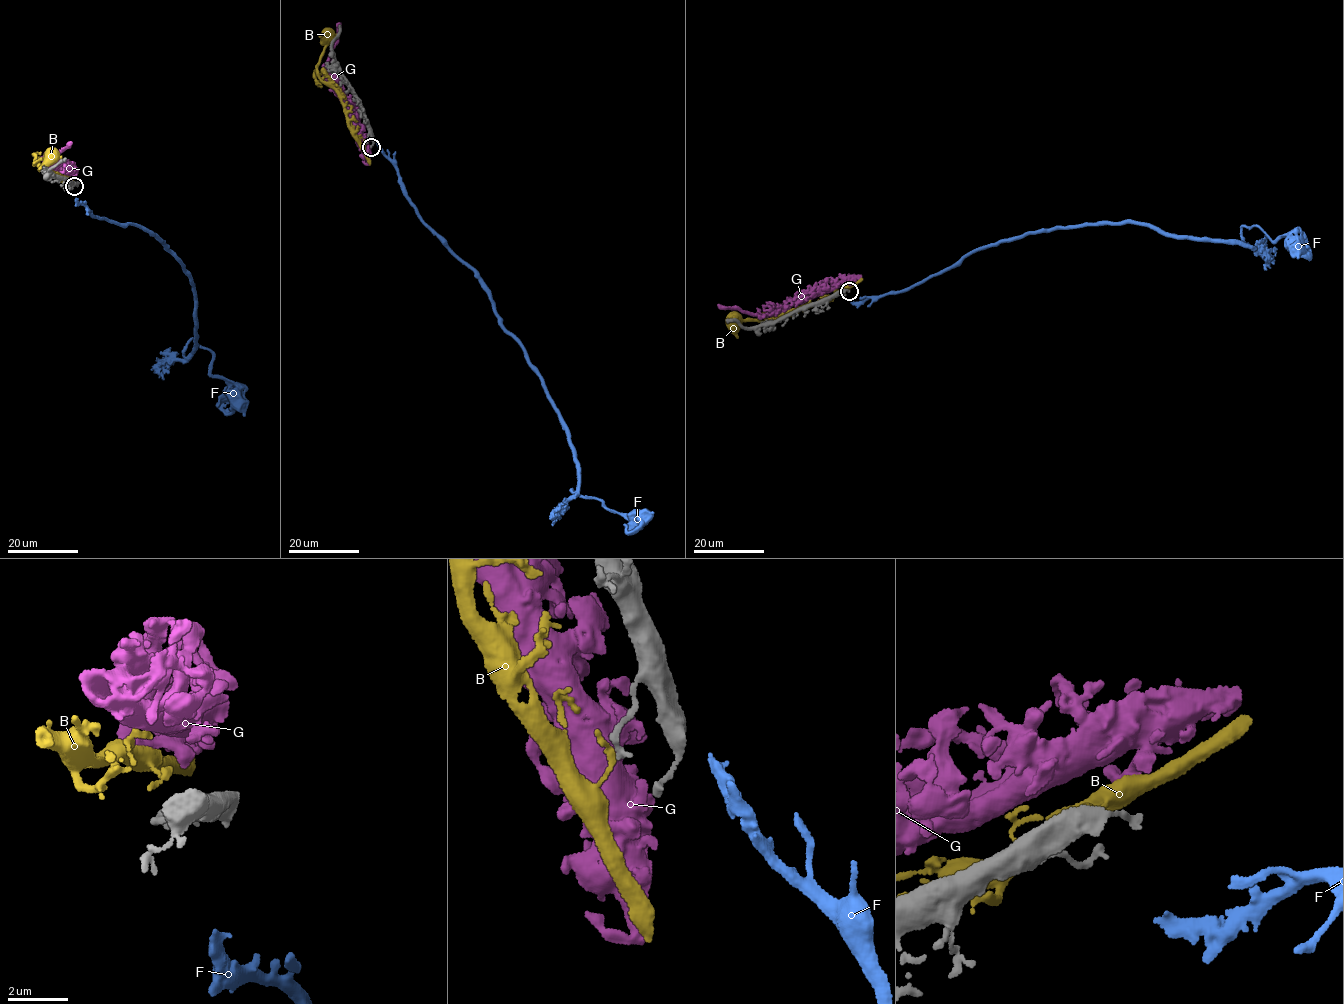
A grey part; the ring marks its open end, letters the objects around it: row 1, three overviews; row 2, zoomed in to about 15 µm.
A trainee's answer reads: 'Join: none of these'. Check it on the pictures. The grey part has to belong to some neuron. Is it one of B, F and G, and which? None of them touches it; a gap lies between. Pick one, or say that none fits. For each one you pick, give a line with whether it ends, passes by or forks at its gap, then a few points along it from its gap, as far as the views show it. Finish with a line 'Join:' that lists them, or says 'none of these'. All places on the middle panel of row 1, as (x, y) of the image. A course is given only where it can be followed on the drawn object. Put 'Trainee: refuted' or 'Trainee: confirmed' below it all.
Join: none of these
Trainee: confirmed

